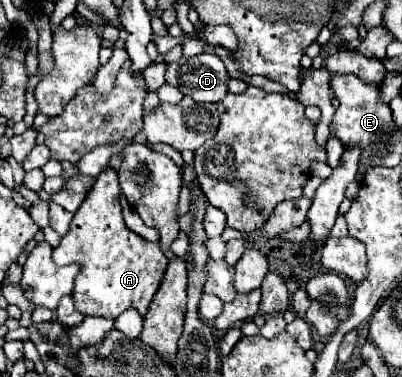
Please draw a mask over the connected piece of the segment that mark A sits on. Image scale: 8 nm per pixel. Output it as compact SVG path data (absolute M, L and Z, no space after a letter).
M108 168L96 176L94 188L88 192L86 200L76 210L72 226L68 234L62 236L60 244L52 250L52 258L56 264L72 264L72 262L82 264L82 272L78 274L74 284L74 294L72 294L74 302L78 310L82 310L86 316L102 316L102 318L118 318L126 308L136 308L144 316L168 266L168 258L164 256L158 244L144 240L136 232L128 230L128 226L124 224L122 208L120 208L118 172L114 168Z

